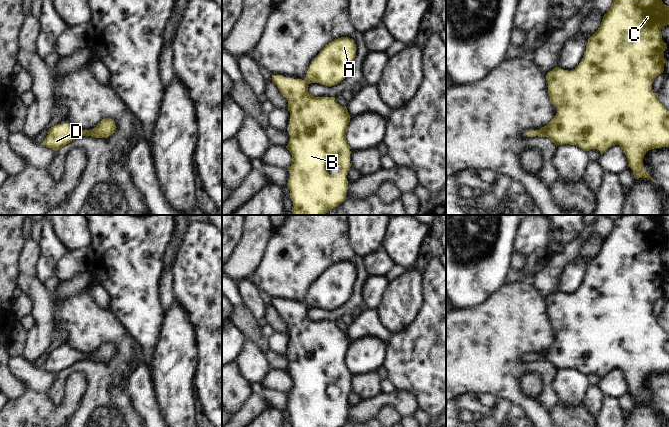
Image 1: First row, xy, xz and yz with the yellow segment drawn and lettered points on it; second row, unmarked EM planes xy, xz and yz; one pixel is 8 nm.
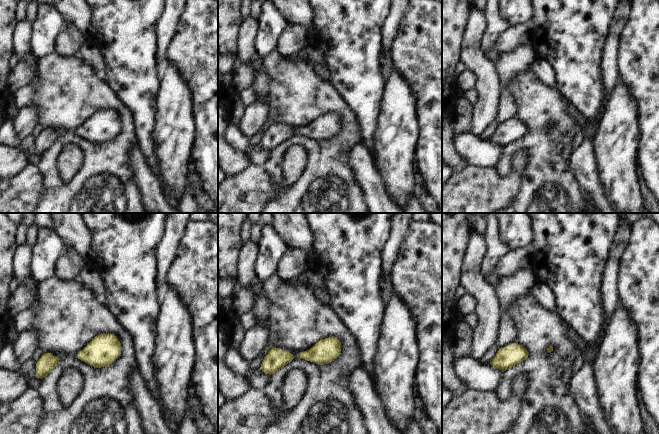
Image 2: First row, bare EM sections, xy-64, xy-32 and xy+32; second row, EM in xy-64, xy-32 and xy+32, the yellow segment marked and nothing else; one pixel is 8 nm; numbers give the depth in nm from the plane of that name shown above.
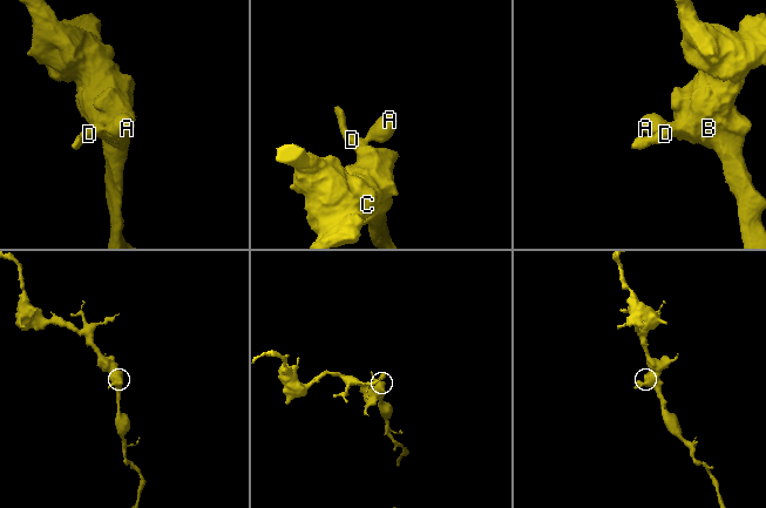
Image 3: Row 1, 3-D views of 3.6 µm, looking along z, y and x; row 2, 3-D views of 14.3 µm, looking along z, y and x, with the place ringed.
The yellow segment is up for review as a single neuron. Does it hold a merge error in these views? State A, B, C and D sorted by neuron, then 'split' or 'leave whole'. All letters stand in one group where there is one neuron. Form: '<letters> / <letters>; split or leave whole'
A B C D; leave whole

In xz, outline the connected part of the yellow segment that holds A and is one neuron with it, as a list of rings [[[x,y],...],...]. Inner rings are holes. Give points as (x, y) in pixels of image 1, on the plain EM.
[[[341,261],[325,269],[312,285],[304,304],[272,299],[272,307],[287,323],[290,336],[287,352],[290,366],[286,372],[292,379],[292,389],[287,391],[290,398],[287,410],[293,427],[342,427],[346,423],[349,412],[346,400],[351,391],[351,371],[346,365],[346,356],[351,341],[347,332],[338,328],[335,321],[311,319],[308,308],[331,311],[344,304],[353,291],[356,275],[354,264]],[[330,385],[336,385],[340,390],[336,399],[330,399],[326,394]]]

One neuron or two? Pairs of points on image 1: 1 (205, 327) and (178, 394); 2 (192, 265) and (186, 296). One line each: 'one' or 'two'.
1: two
2: one

